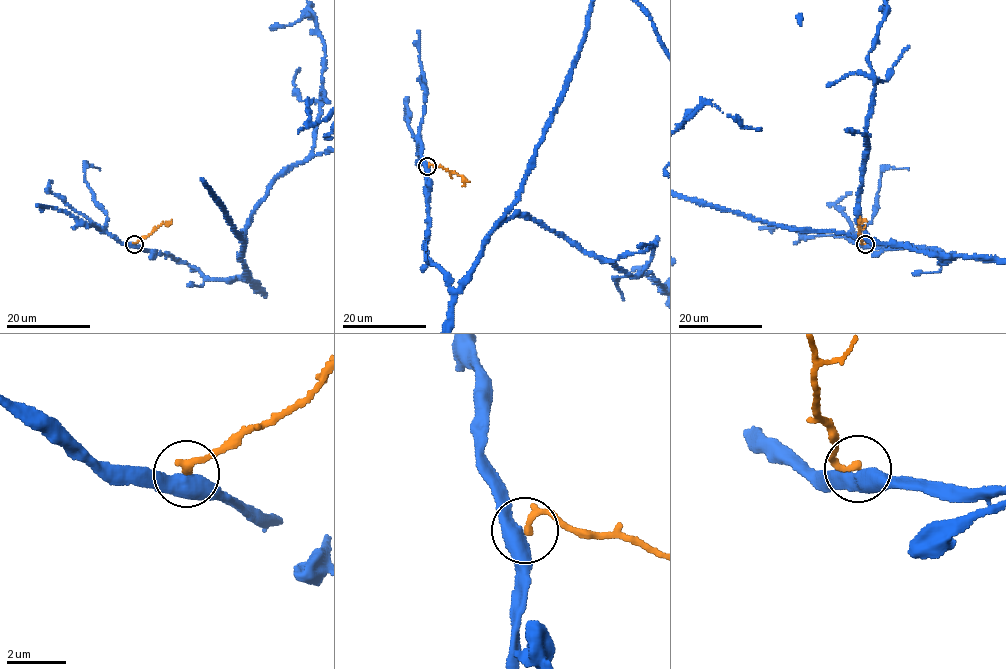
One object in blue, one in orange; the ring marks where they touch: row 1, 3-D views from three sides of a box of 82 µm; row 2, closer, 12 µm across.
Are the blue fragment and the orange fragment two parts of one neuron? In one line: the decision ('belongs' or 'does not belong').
does not belong

